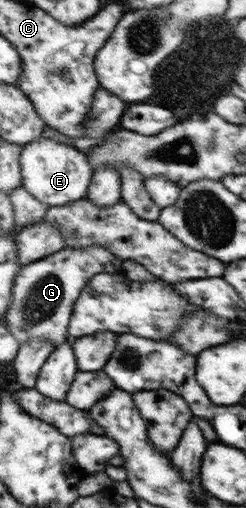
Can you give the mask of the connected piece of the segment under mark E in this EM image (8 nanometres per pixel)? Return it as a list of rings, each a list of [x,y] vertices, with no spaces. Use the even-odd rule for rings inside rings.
[[[43,138],[22,146],[20,153],[21,186],[34,199],[48,204],[48,207],[70,204],[83,200],[90,192],[94,180],[94,167],[88,155],[76,150],[74,146],[60,143],[54,139]]]

